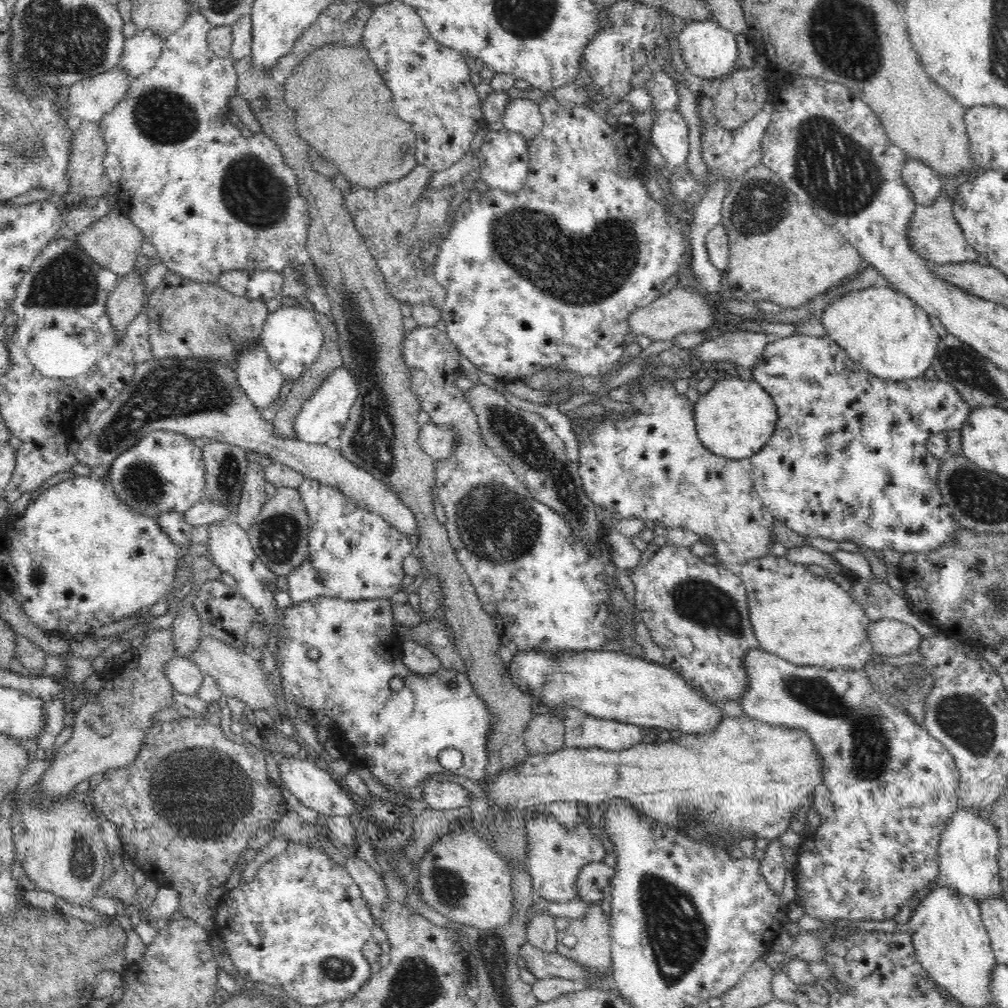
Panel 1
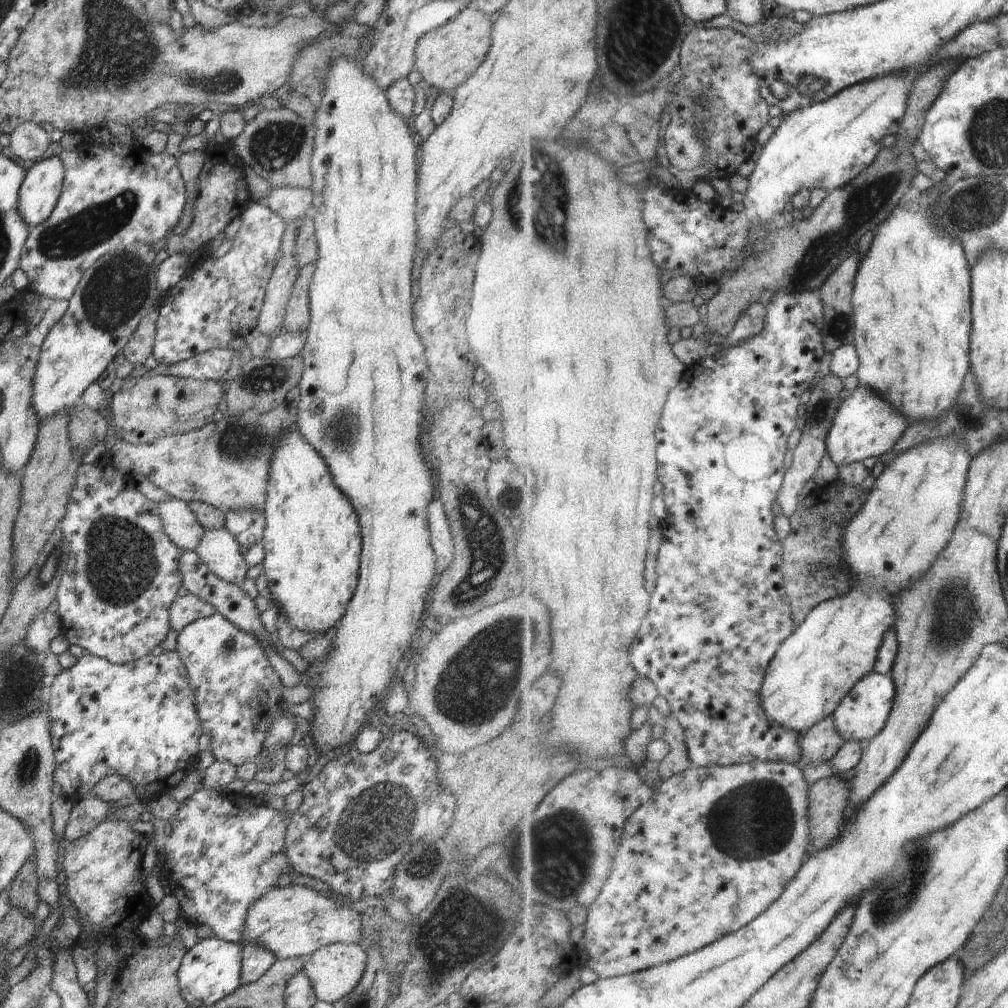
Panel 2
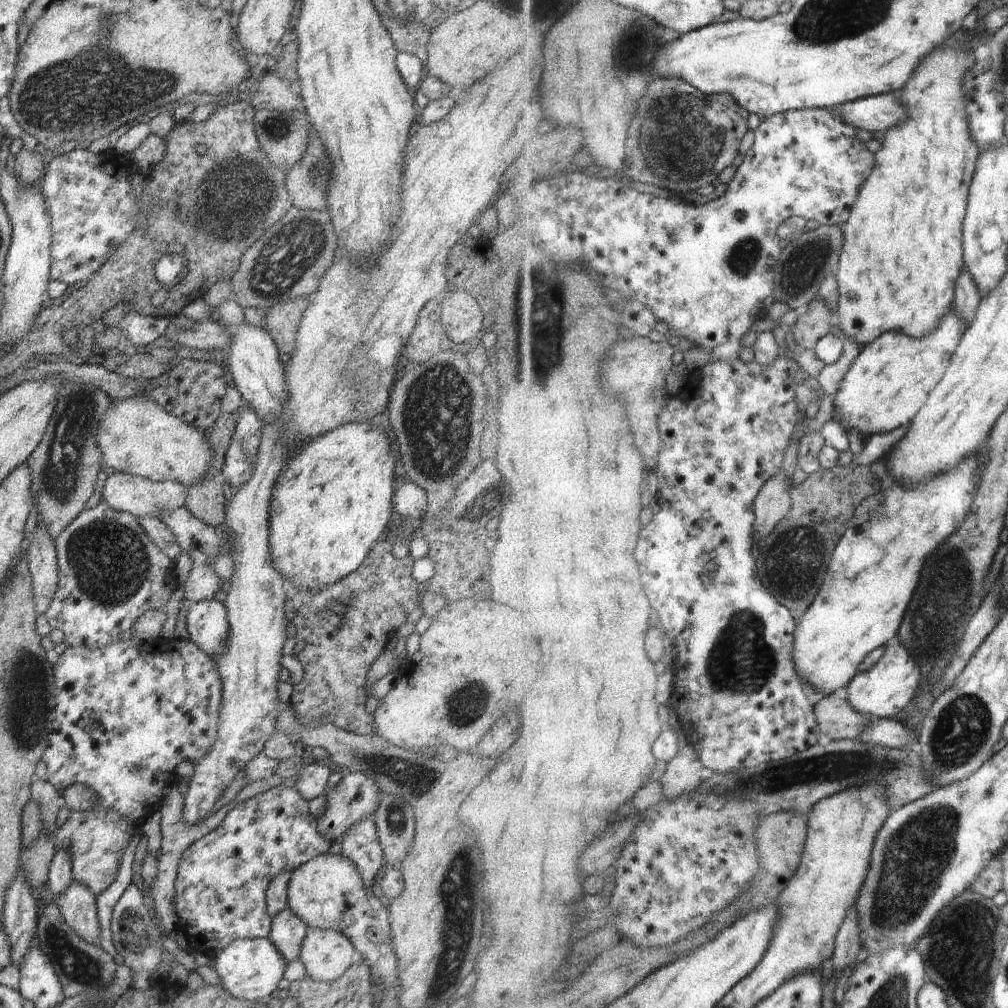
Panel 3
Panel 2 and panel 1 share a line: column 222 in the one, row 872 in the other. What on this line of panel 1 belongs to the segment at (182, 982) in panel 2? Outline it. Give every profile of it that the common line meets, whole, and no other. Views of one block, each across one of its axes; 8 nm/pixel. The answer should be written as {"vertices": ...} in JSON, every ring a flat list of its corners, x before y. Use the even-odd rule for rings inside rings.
{"vertices":[[958,807,957,811,946,821,944,832,941,834,941,841,938,850,938,874,937,884,944,887,952,888,958,893,972,897,976,902,983,901,988,897,1000,897,1003,893,999,875,998,853,999,838,996,827,987,819,980,816,978,809,966,809]]}

